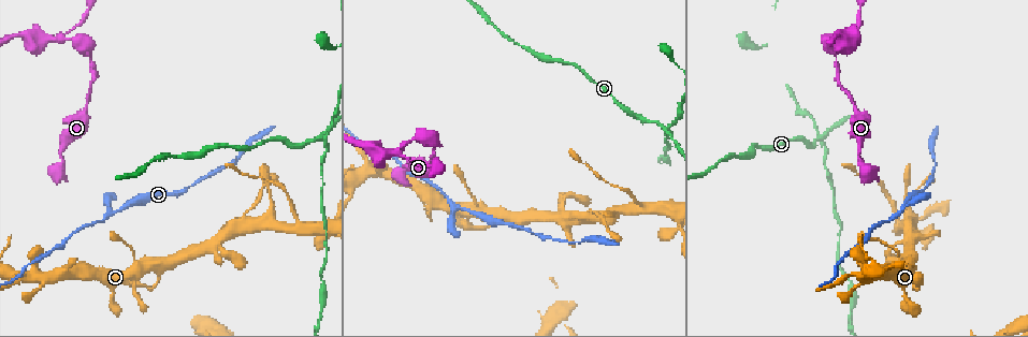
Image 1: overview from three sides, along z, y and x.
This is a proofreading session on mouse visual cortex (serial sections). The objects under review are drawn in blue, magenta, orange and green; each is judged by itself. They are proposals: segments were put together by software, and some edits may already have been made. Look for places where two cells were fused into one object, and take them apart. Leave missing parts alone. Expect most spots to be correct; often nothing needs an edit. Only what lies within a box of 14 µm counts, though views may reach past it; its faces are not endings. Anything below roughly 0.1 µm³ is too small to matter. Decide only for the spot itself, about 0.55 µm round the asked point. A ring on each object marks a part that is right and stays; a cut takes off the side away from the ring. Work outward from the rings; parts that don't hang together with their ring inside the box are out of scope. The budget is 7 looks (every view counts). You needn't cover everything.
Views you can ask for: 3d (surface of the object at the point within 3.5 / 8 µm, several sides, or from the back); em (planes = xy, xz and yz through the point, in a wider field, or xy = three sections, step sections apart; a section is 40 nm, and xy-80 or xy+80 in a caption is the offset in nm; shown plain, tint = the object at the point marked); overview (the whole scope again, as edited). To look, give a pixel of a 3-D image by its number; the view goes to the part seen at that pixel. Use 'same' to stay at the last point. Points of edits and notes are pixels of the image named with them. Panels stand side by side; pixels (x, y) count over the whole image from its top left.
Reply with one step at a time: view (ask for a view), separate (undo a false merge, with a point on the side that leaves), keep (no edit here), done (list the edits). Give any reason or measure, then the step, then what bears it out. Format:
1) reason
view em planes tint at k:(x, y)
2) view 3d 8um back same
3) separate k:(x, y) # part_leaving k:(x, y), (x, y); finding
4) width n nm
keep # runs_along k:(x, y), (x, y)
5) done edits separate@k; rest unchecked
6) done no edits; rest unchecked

thin arm on a thick one
view em xy step 3 tint at 1:(401, 151)

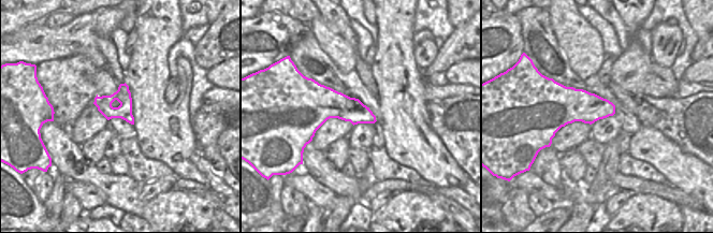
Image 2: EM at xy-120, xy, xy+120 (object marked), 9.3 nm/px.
see where the arms go
view 3d 3.5um same

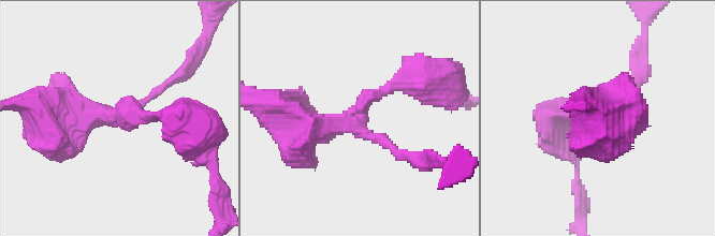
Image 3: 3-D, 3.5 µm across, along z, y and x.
keep # runs_along 3:(405, 82), (368, 98), (359, 122), (289, 122); one cell here

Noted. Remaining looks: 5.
branch point
view 3d 8um back at 1:(458, 206)

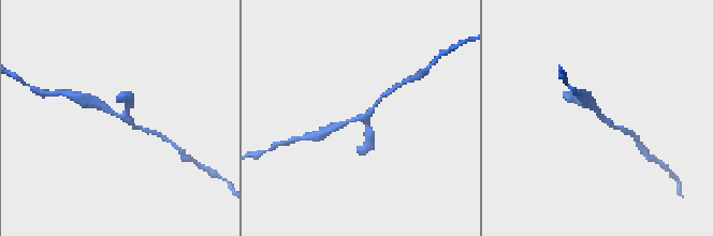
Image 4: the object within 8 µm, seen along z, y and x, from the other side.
zoom in
view 3d 3.5um at 4:(600, 115)

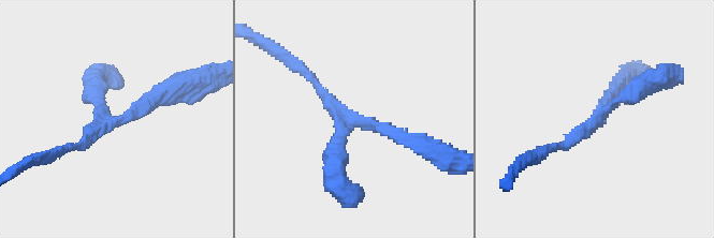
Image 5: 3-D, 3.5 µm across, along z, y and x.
view em xy step 5 tint at 5:(595, 119)

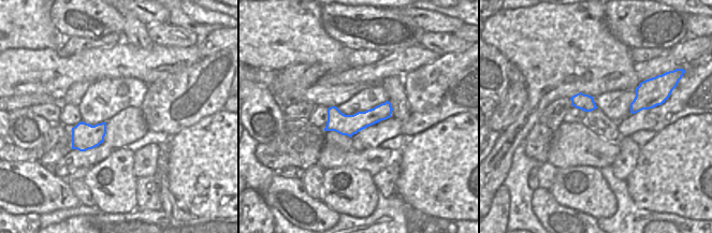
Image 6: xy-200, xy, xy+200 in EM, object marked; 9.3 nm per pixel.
keep # runs_along 5:(414, 143), (349, 118), (309, 77); one cell here

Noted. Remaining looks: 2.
four or more arms meet
view 3d 3.5um back at 1:(324, 137)

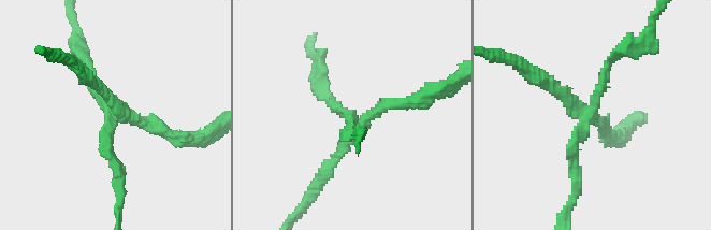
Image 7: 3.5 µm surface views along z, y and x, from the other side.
arms 4; arm_widths 150, 150, 150, 150 nm
view em planes tint at 7:(110, 113)

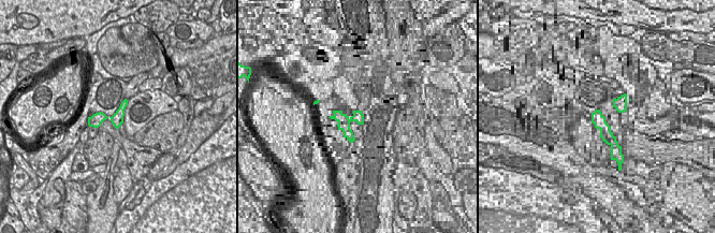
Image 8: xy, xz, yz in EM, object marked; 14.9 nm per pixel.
separate 7:(574, 152) # a second cell is stuck on

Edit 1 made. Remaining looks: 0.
done edits separate@7; rest unchecked

